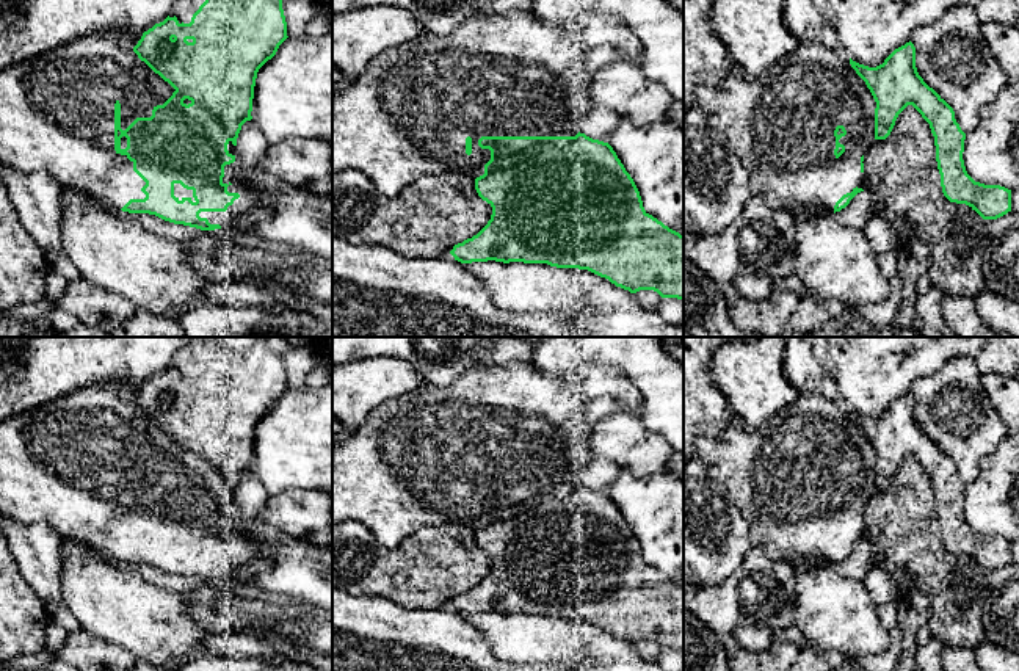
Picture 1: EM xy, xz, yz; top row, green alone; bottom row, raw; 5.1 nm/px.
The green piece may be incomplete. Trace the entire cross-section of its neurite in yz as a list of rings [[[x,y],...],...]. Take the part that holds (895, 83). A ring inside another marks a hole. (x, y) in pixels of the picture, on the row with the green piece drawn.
[[[909,41],[895,49],[883,64],[869,67],[850,58],[851,67],[870,89],[875,108],[875,140],[886,140],[898,114],[912,105],[930,124],[944,196],[966,204],[983,219],[997,219],[1011,212],[1011,190],[975,182],[966,171],[963,152],[966,133],[953,108],[919,75],[916,47]]]

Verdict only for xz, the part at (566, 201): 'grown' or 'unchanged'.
unchanged

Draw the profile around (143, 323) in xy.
[[[136,309],[110,337],[185,337],[185,332],[177,318]]]

